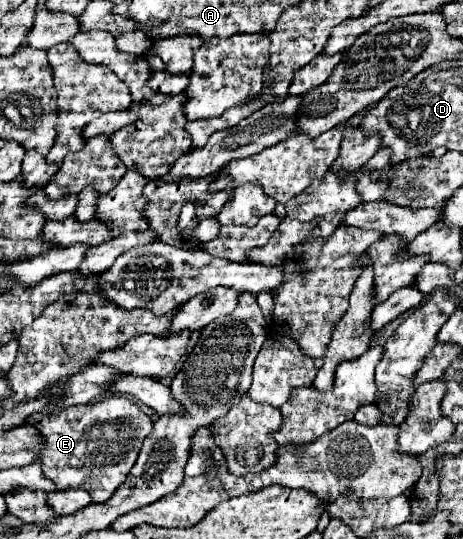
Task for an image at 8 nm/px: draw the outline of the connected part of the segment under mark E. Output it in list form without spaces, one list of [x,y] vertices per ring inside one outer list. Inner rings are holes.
[[[109,396],[93,404],[57,408],[57,412],[35,426],[45,444],[39,454],[43,474],[53,480],[59,490],[83,488],[91,494],[93,502],[105,502],[133,468],[145,436],[153,430],[153,420],[129,398]]]

